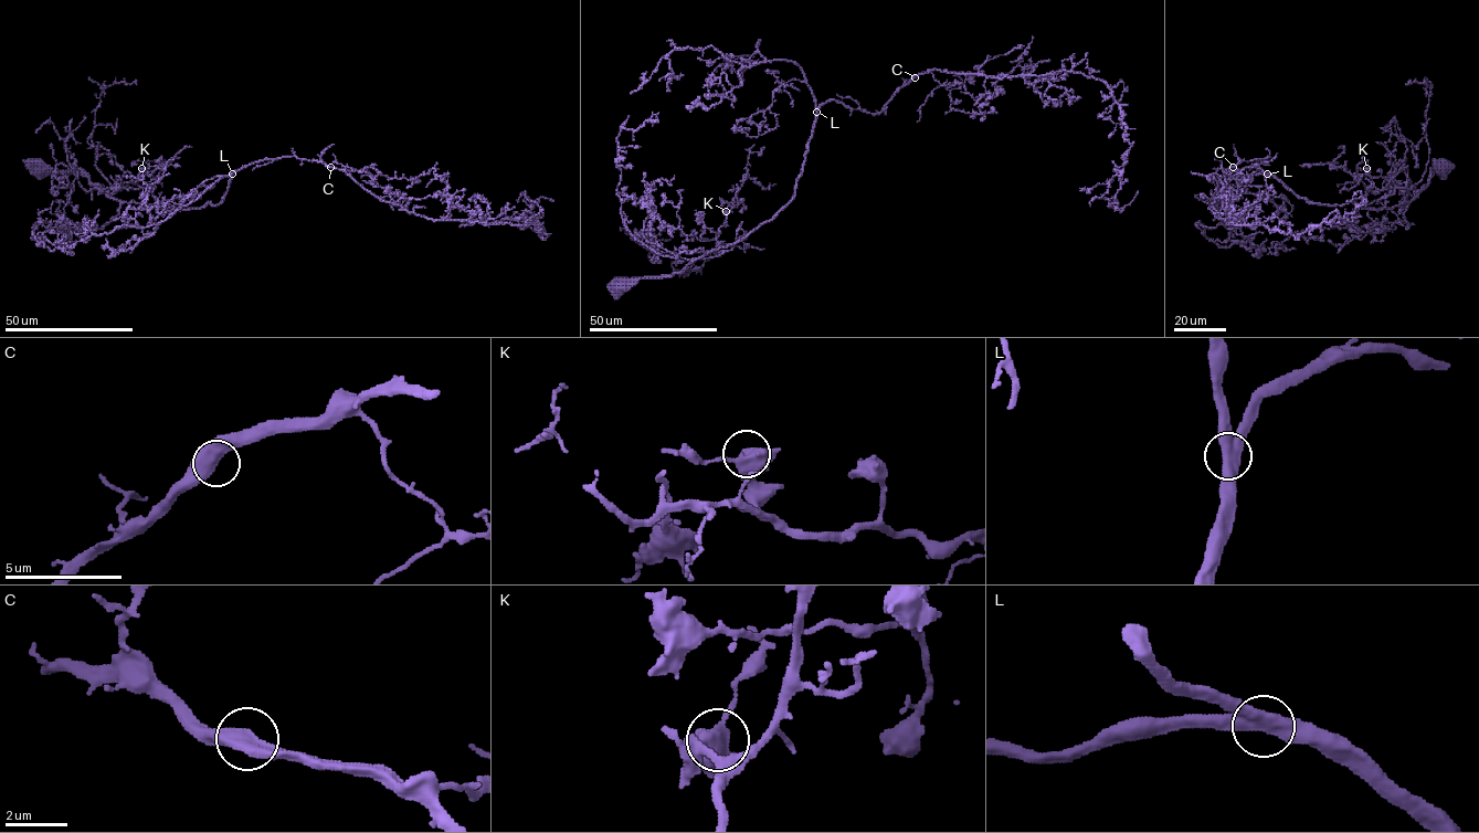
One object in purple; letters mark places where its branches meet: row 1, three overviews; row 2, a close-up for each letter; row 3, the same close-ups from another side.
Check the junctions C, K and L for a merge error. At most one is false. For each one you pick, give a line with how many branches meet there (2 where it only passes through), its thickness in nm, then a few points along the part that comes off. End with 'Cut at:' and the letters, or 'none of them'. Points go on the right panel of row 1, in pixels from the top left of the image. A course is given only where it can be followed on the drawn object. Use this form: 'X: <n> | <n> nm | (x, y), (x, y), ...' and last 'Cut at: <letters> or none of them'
Cut at: none of them

